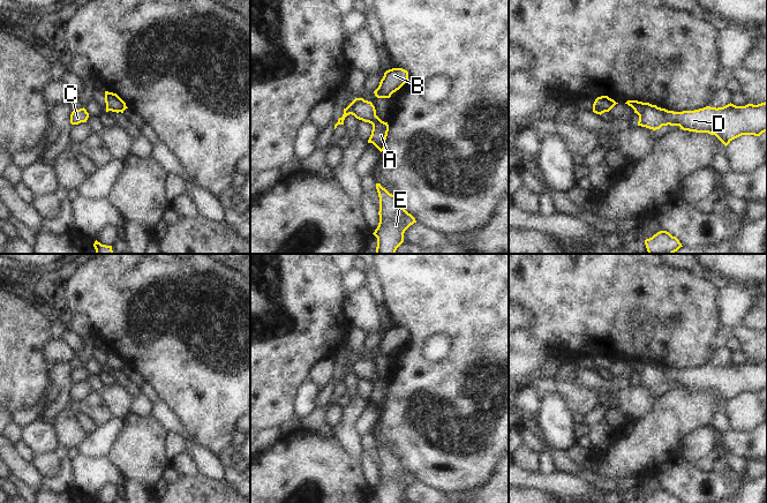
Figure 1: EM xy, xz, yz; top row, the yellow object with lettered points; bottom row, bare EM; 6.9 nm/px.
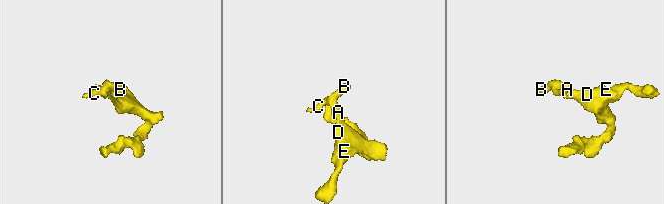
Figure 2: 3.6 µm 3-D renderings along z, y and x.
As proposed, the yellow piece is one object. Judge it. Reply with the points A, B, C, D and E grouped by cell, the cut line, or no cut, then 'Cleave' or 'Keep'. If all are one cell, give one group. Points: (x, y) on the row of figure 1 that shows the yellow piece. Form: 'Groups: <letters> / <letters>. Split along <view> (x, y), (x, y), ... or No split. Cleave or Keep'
Groups: A B C D E. No split. Keep

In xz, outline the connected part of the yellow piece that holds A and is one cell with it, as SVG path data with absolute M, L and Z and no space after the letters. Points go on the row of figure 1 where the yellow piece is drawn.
M355 98L346 108L344 108L344 114L338 119L338 122L334 125L334 129L338 125L344 125L345 118L349 114L354 115L359 120L373 125L368 143L373 143L382 152L385 149L389 125L376 115L376 110L373 103L364 100L363 98Z

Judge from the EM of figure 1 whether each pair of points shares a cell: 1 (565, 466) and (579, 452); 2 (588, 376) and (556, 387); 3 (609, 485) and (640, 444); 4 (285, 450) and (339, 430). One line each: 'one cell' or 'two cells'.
1: two cells
2: two cells
3: two cells
4: two cells

